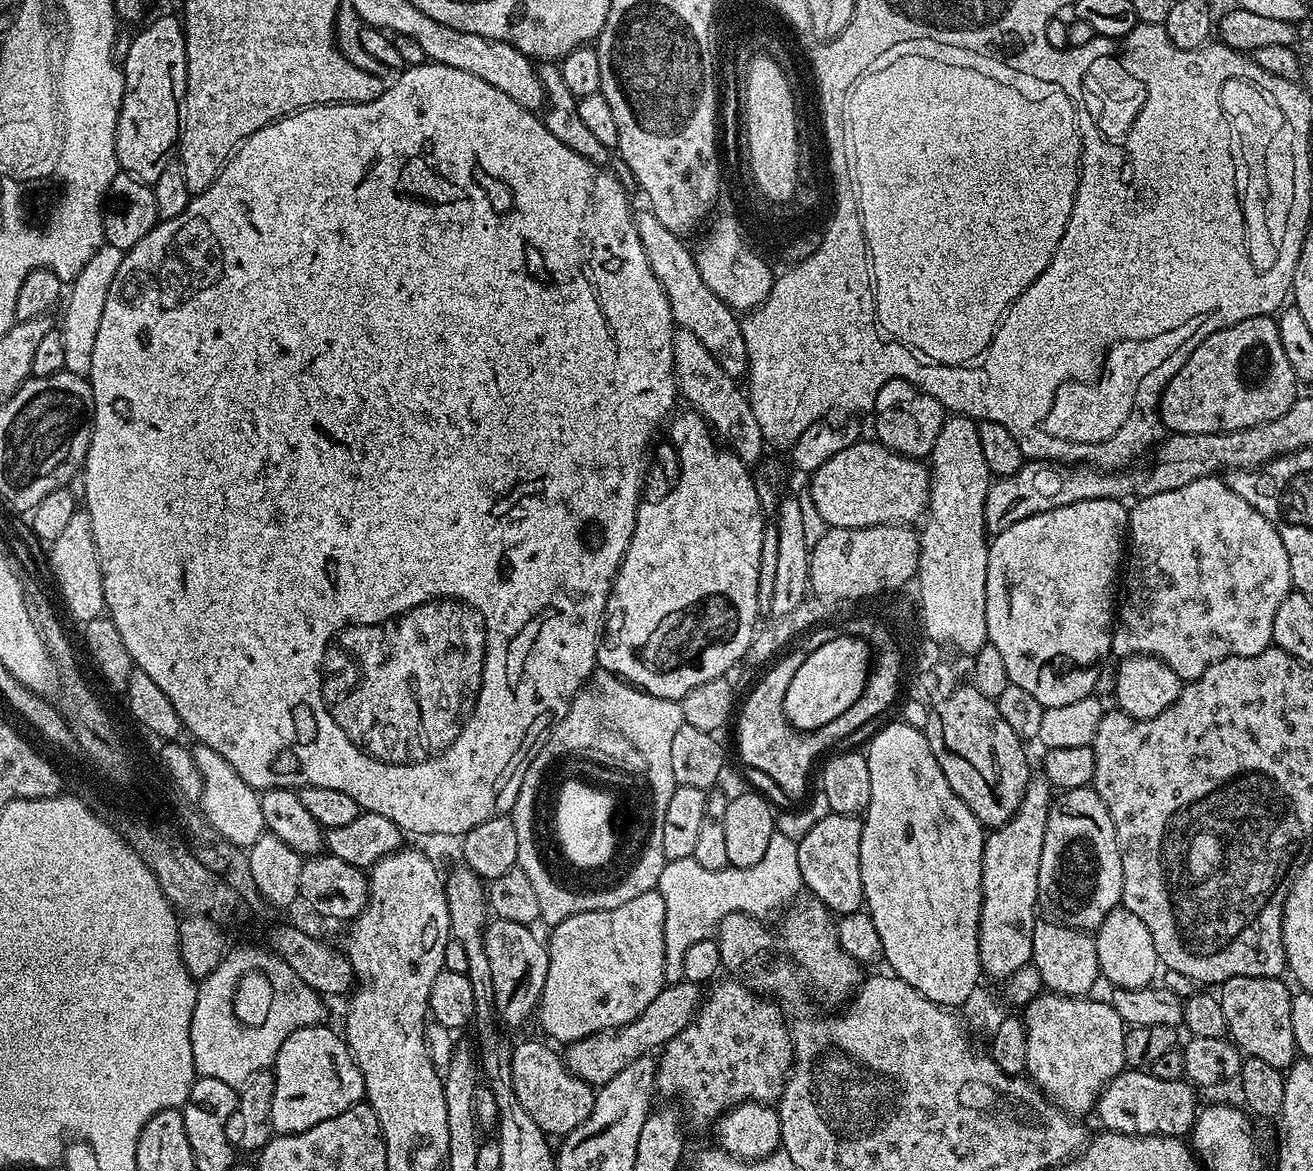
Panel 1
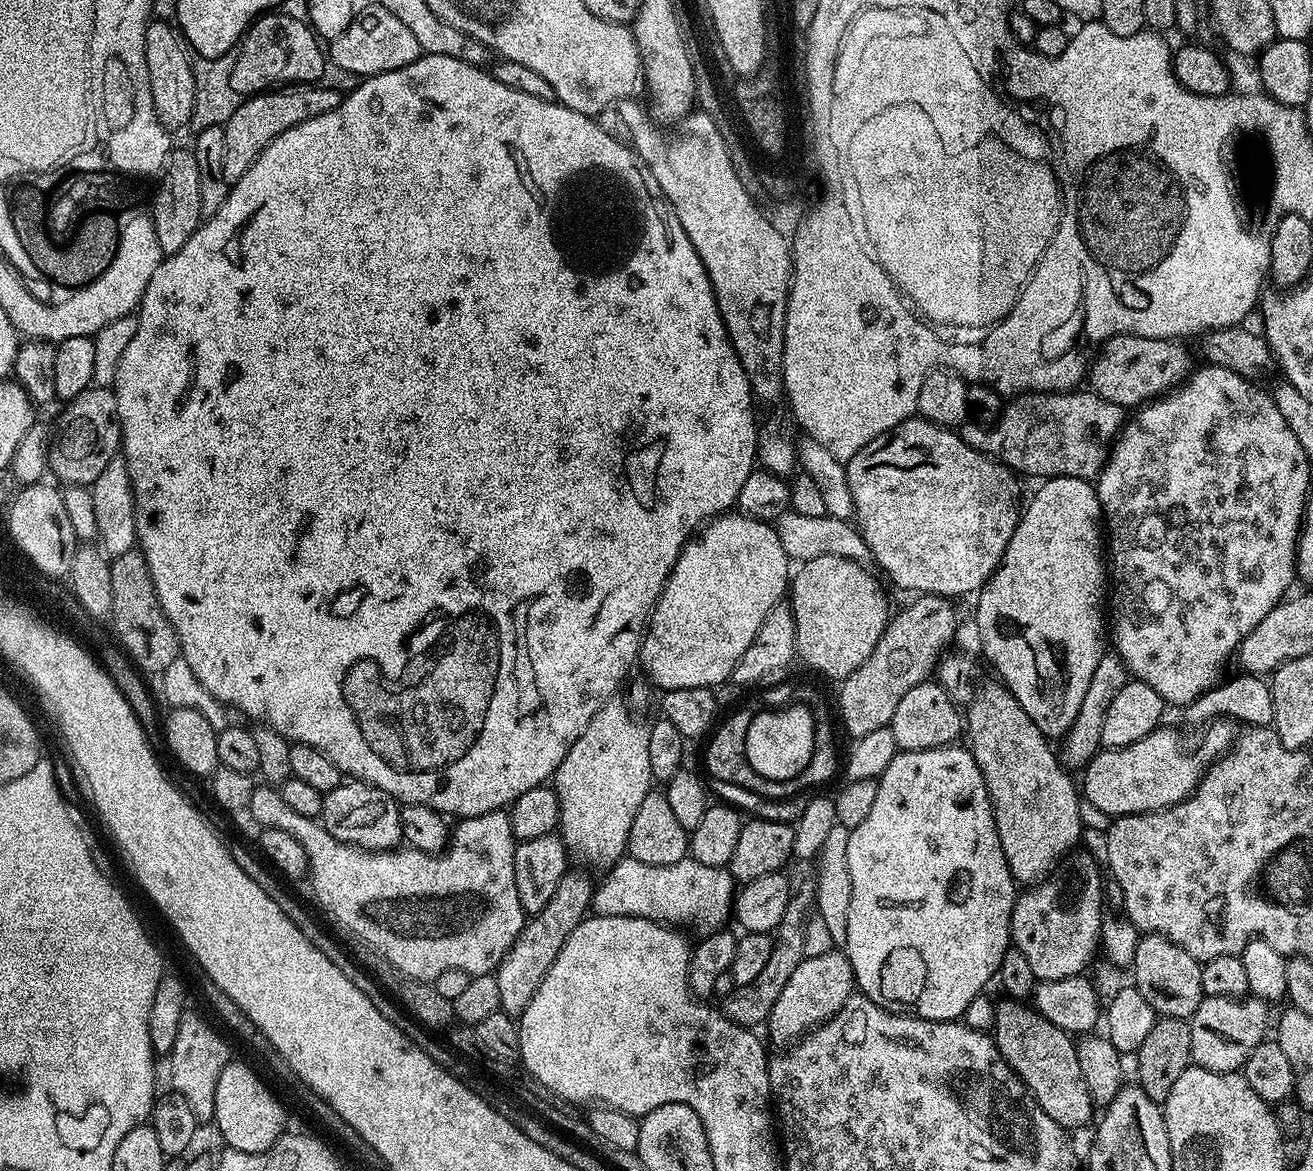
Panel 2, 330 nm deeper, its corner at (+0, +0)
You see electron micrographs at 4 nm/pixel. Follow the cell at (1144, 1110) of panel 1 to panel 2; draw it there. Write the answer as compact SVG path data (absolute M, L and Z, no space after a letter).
M1011 998L1001 1001L996 1004L994 1039L1004 1061L1016 1069L1024 1085L1034 1094L1038 1106L1042 1106L1054 1122L1066 1130L1082 1127L1091 1118L1094 1105L1078 1066L1073 1037L1054 1026L1054 1022L1046 1022L1035 1007Z

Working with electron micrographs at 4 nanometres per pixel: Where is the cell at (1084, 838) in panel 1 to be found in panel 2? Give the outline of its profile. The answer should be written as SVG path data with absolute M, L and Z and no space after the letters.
M1080 851L1065 856L1047 879L1025 887L1016 898L1011 943L1026 954L1037 981L1081 975L1101 947L1104 880L1095 858Z

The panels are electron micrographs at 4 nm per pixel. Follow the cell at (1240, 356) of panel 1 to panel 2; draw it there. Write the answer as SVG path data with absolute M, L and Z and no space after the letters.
M1111 336L1099 346L1100 353L1090 364L1091 391L1106 402L1119 404L1125 410L1143 406L1184 383L1193 371L1192 356L1176 340L1159 340L1141 336Z

